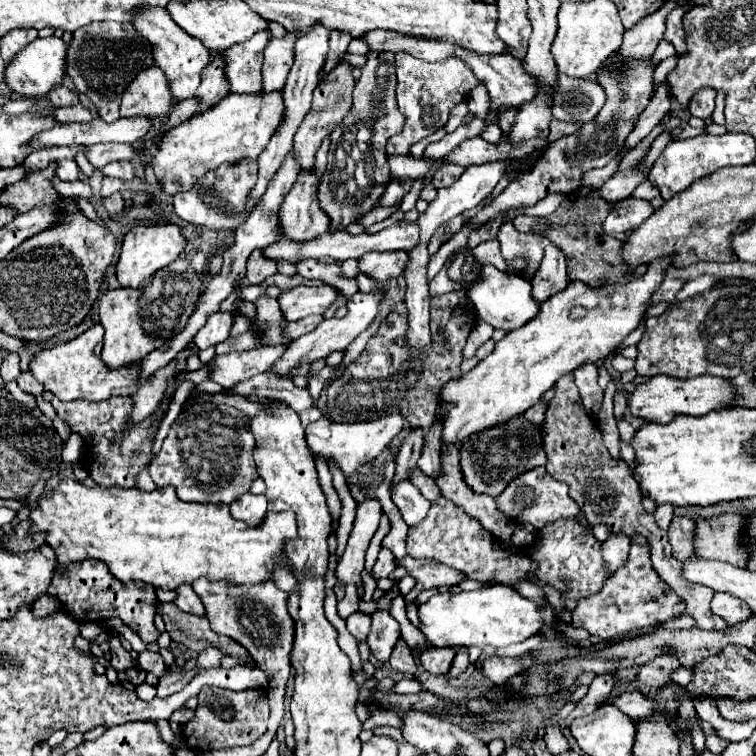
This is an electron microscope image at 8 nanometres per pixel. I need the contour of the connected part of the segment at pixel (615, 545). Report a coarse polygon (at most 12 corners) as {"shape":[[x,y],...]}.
{"shape":[[611,534],[601,552],[609,572],[625,564],[631,538]]}

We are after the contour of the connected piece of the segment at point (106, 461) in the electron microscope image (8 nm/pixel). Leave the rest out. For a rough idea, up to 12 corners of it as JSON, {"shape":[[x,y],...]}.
{"shape":[[129,396],[51,400],[85,440],[99,486],[133,488],[151,462],[149,418],[123,432]]}

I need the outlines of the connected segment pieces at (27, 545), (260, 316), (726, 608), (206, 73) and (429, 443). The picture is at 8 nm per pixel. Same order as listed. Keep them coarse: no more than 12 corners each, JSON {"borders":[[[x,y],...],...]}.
{"borders":[[[29,518],[13,528],[13,536],[3,536],[9,552],[39,548],[41,532],[29,536]],[[275,298],[255,302],[255,330],[261,344],[289,344],[281,336],[281,312]],[[715,594],[711,610],[729,626],[745,622],[753,610],[729,594]],[[219,56],[203,70],[195,94],[201,100],[197,112],[205,112],[227,96],[225,62]],[[433,424],[421,460],[419,470],[437,478],[441,462],[441,424]]]}

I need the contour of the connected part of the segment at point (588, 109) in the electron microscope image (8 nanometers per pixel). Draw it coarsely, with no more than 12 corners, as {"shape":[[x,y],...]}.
{"shape":[[559,76],[553,116],[591,122],[605,90],[589,78]]}

